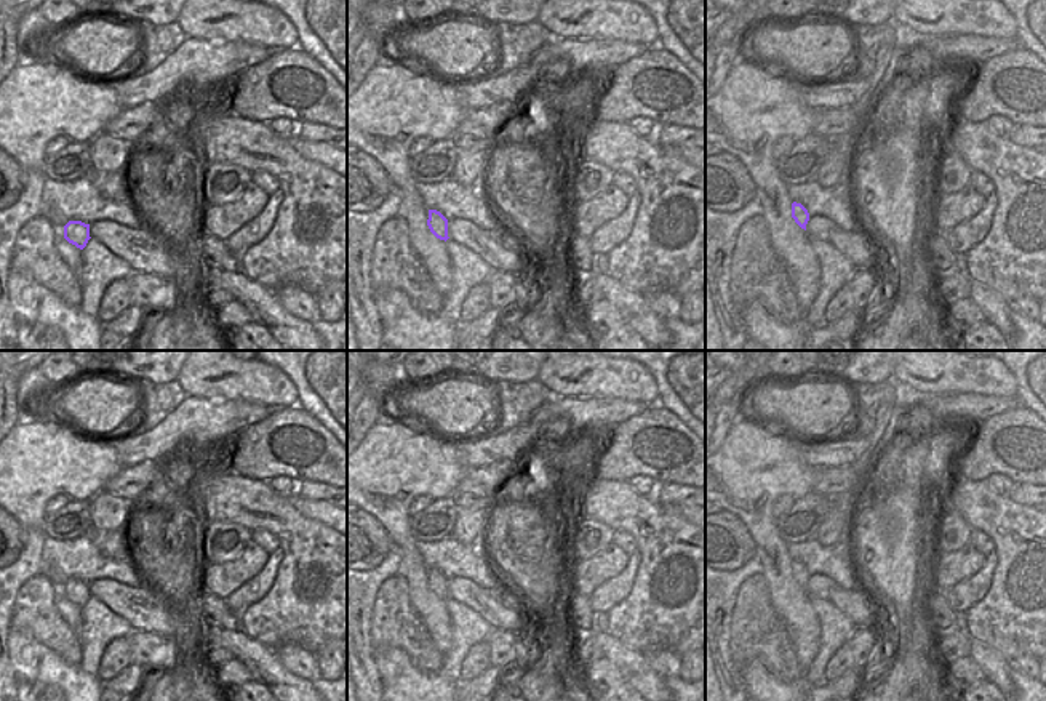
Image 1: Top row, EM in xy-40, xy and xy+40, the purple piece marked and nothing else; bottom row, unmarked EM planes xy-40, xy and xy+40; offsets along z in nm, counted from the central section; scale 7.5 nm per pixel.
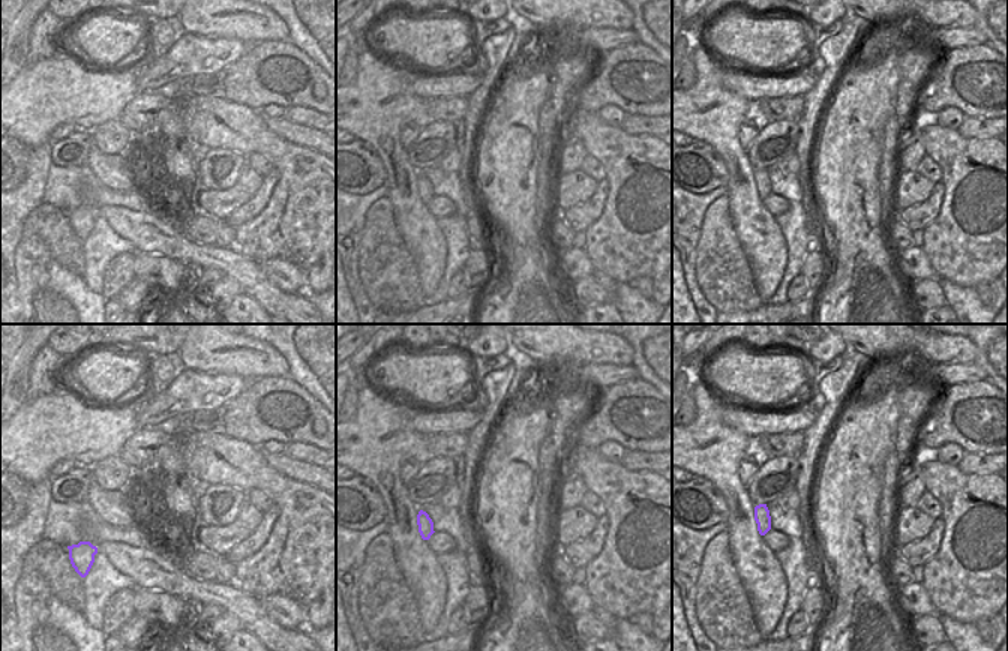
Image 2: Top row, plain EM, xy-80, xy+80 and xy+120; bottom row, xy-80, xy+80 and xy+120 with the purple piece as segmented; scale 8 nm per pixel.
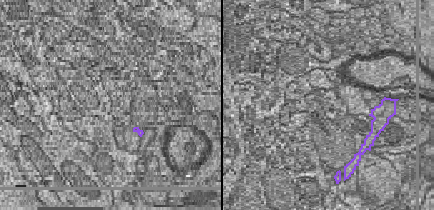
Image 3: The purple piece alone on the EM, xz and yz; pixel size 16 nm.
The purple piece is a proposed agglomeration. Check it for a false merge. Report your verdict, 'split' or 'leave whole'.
leave whole

